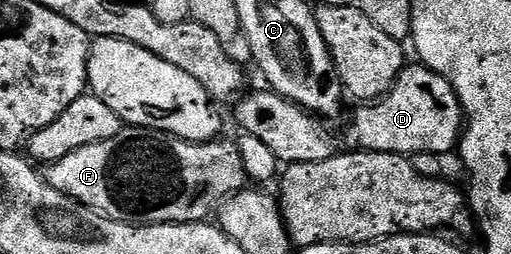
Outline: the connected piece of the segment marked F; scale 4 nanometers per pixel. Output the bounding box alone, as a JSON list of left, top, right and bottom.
[44,128,248,226]

